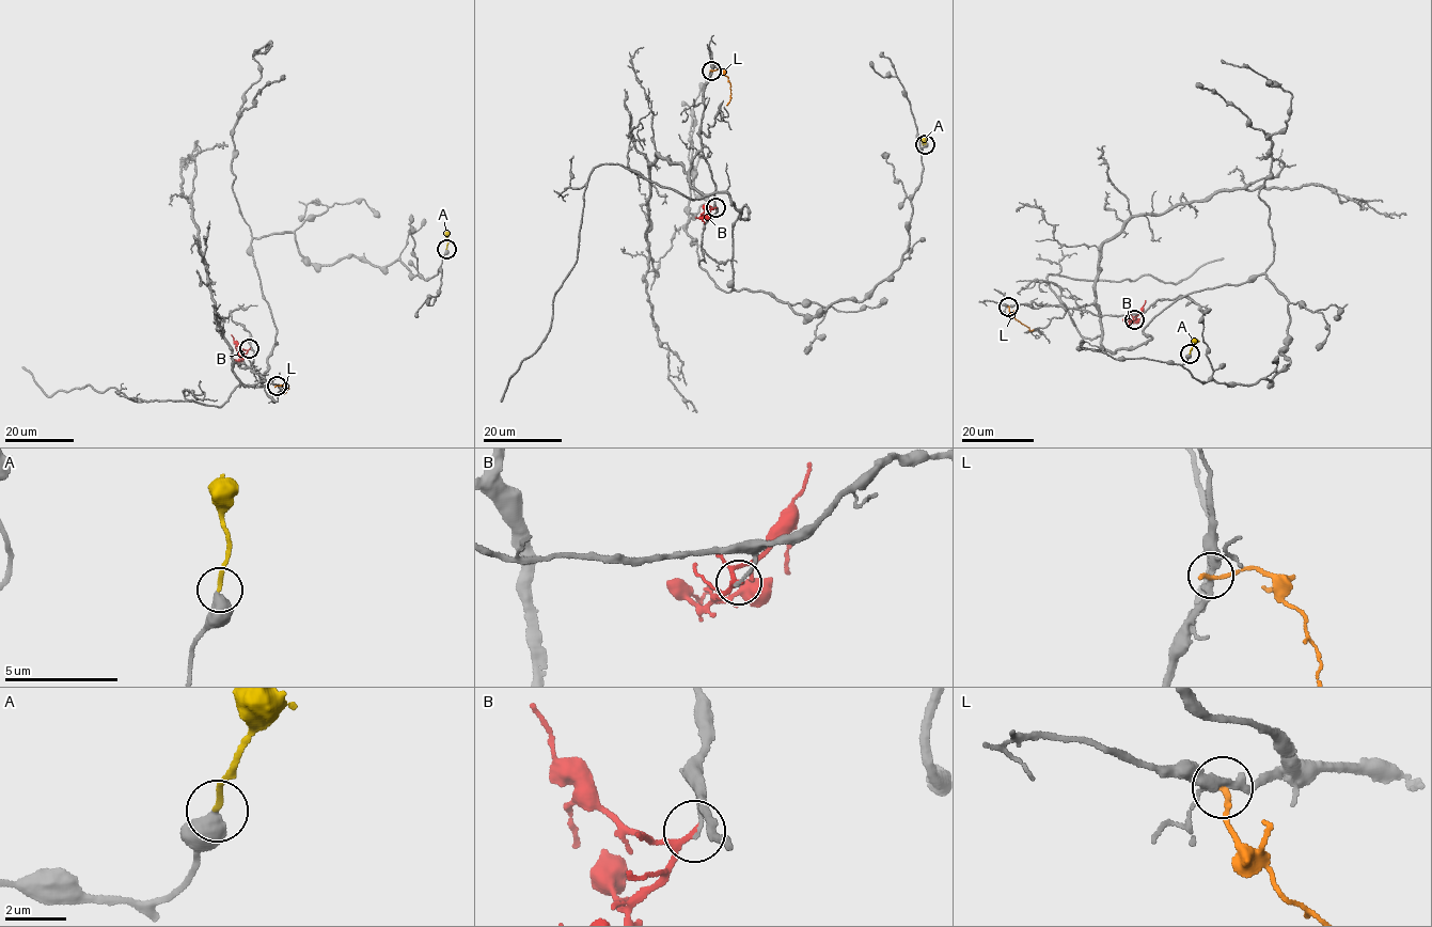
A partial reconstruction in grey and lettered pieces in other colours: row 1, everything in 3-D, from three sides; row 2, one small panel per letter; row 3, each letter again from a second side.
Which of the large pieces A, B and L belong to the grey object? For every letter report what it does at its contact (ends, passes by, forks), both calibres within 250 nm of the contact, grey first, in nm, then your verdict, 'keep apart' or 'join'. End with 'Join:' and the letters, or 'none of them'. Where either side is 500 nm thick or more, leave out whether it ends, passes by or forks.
A: 550/180 nm | join
B: it passes by | 120/160 nm | keep apart
L: it ends | 240/200 nm | keep apart
Join: A

